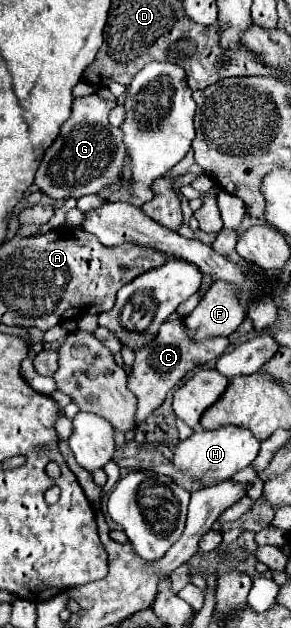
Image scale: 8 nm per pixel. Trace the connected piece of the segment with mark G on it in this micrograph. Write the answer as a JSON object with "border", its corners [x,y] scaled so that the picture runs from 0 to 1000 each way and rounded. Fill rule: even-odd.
{"border":[[[337,150],[254,159],[241,188],[213,197],[199,220],[158,239],[124,274],[117,293],[137,306],[172,315],[275,315],[296,309],[337,309],[412,287],[433,232],[419,226],[419,207],[371,194],[371,178],[385,172],[392,162],[351,159]]]}

